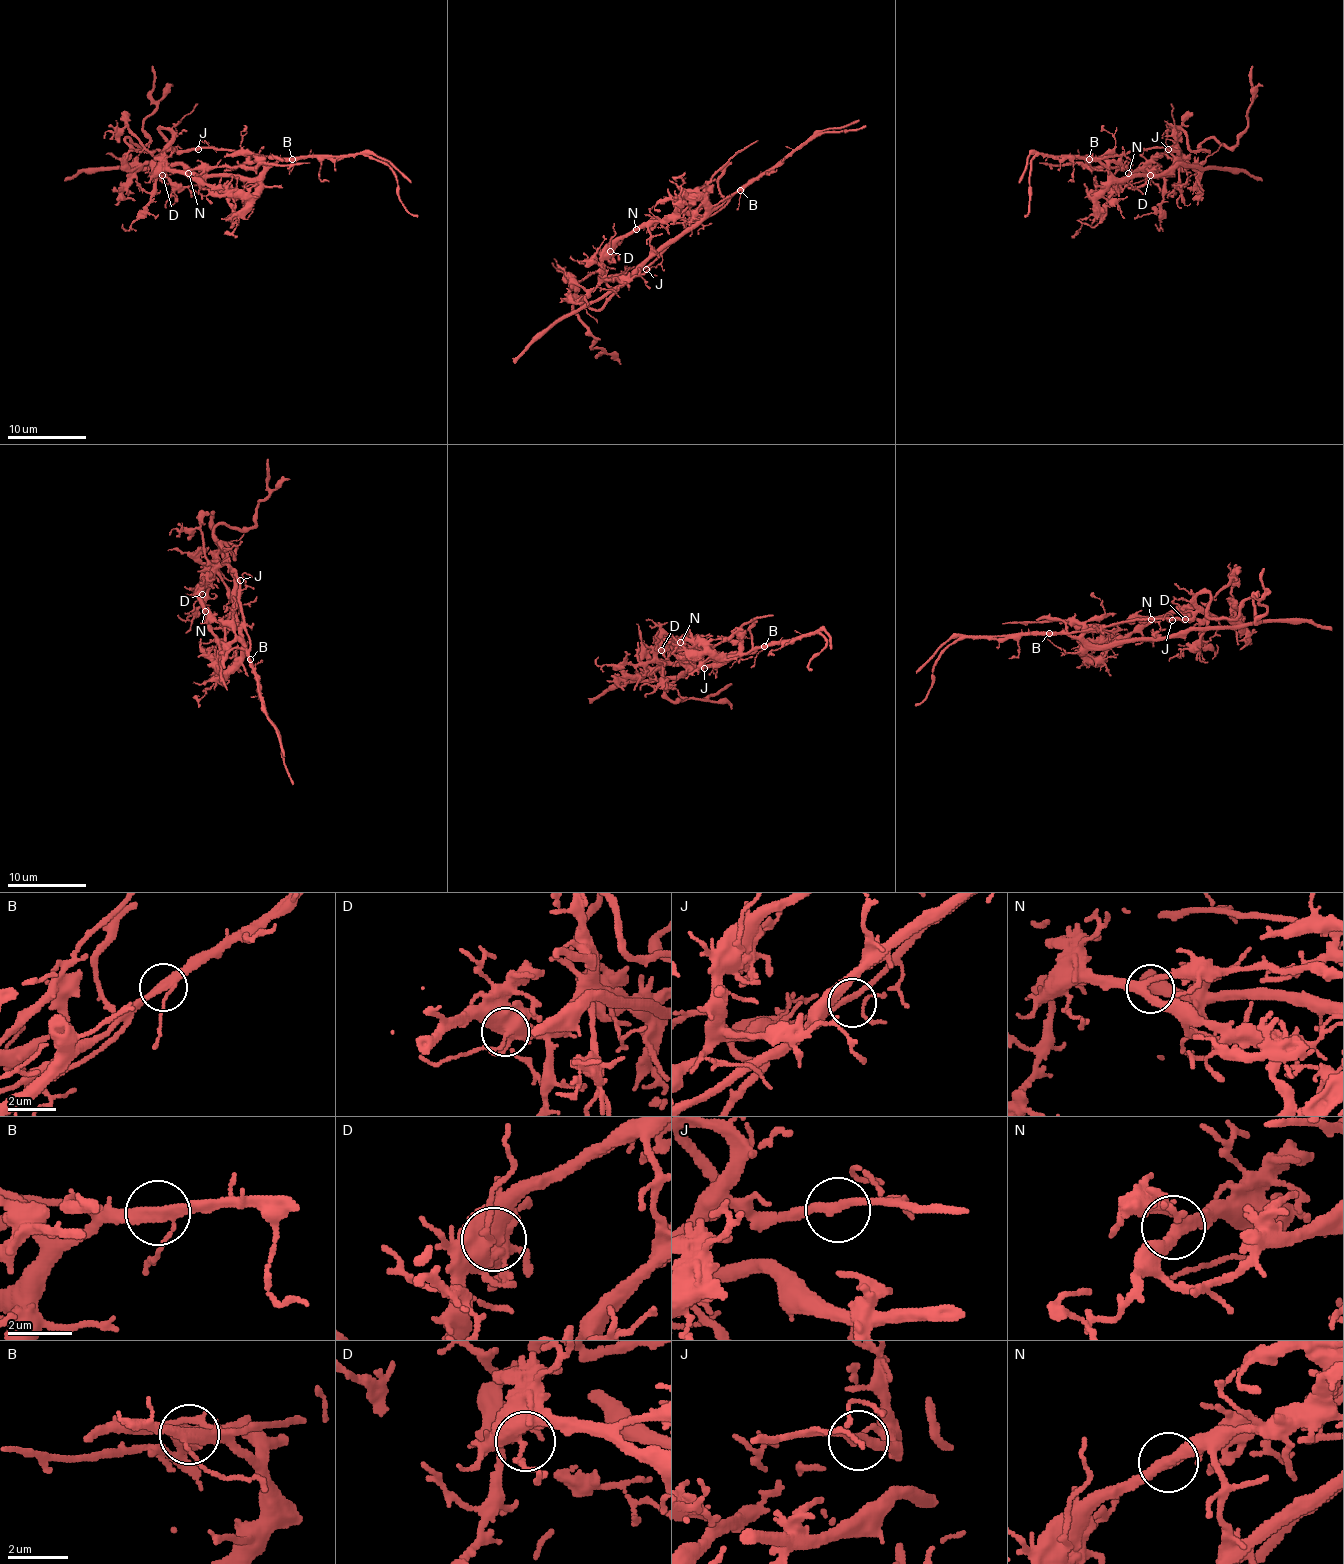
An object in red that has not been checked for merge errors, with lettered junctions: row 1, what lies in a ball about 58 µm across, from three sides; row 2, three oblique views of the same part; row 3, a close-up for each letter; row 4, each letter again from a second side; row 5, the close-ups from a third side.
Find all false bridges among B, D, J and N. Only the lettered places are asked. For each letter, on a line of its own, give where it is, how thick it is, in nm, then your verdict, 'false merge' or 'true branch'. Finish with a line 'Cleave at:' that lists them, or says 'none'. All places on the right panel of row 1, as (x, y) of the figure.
B: at (1089, 159); 260 nm thick; false merge
D: at (1150, 175); 400 nm thick; true branch
J: at (1168, 149); 240 nm thick; true branch
N: at (1128, 173); 300 nm thick; true branch
Cleave at: B

